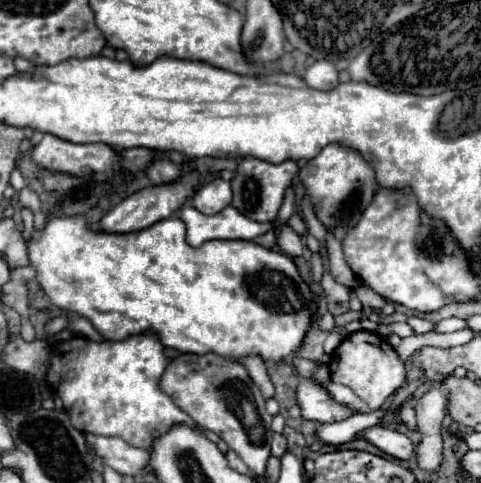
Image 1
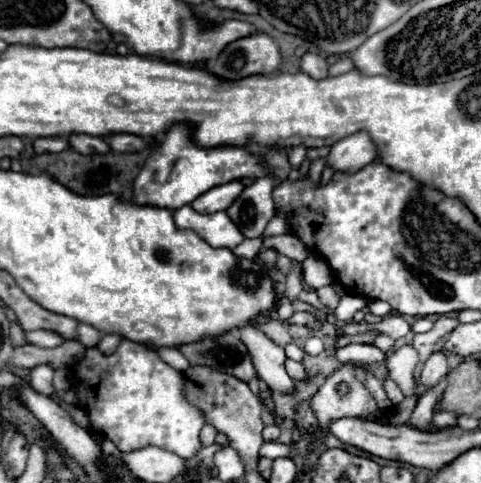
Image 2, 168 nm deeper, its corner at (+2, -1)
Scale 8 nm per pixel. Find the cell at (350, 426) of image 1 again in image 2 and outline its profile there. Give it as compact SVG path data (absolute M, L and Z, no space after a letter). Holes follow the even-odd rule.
M265 442L265 444L261 446L261 456L265 456L265 458L271 458L271 460L275 460L275 458L281 458L281 456L289 456L289 454L291 454L291 446L293 446L293 444Z

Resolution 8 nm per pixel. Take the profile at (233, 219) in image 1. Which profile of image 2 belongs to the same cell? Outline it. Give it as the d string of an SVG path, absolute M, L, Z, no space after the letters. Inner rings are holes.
M183 206L173 212L173 218L179 230L193 230L213 248L235 248L245 240L227 212L199 214L191 206Z

